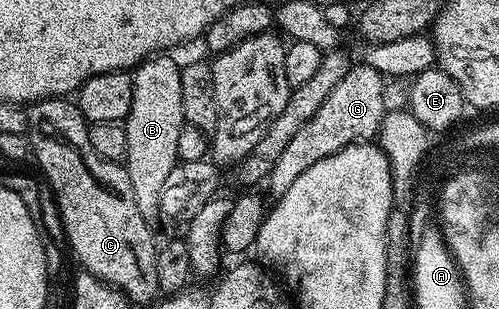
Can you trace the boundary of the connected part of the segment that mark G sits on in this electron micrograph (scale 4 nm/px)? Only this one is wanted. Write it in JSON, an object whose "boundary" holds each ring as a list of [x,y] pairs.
{"boundary":[[[365,64],[351,65],[344,80],[340,80],[340,84],[332,88],[328,100],[320,104],[316,116],[312,116],[312,120],[308,120],[308,124],[304,124],[296,136],[292,136],[288,148],[284,148],[280,160],[276,160],[276,168],[272,168],[268,179],[268,187],[274,196],[288,192],[288,188],[292,188],[292,180],[296,180],[300,172],[312,168],[316,160],[324,160],[324,156],[332,156],[352,142],[361,142],[377,135],[387,111],[382,99],[385,86],[384,76],[376,72],[376,68]]]}

